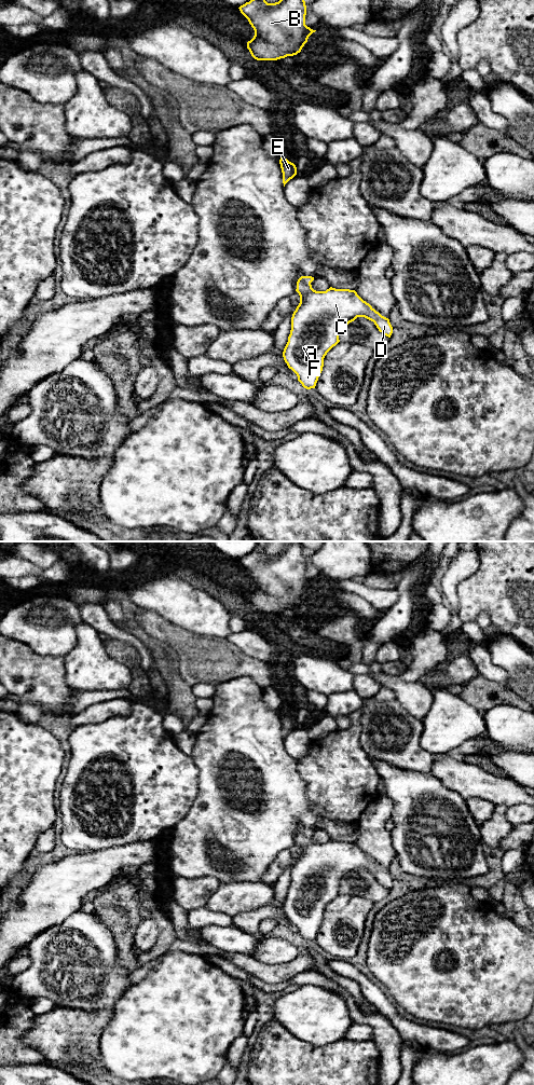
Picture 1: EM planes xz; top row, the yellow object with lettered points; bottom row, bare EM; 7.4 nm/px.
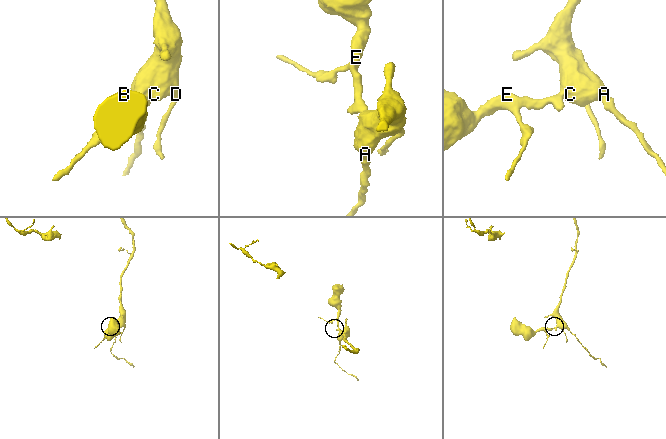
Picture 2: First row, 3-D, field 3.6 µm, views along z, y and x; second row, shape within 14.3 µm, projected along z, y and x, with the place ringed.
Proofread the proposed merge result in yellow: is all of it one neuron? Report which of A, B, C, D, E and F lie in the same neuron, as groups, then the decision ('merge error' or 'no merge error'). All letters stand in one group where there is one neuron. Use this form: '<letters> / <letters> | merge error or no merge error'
A B C D E F | no merge error

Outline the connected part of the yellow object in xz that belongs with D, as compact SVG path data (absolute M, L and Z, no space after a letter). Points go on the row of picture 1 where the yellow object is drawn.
M301 276L297 281L296 291L300 296L300 303L292 314L290 334L283 352L288 368L297 374L298 381L306 389L315 388L323 371L324 358L340 342L340 329L345 325L357 317L365 317L373 321L384 335L391 338L393 333L389 319L364 301L355 290L330 287L326 291L316 291L311 285L313 280L312 276Z

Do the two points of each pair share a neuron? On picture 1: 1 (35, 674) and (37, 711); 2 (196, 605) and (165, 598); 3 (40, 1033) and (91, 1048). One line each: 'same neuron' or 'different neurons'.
1: different neurons
2: same neuron
3: same neuron

